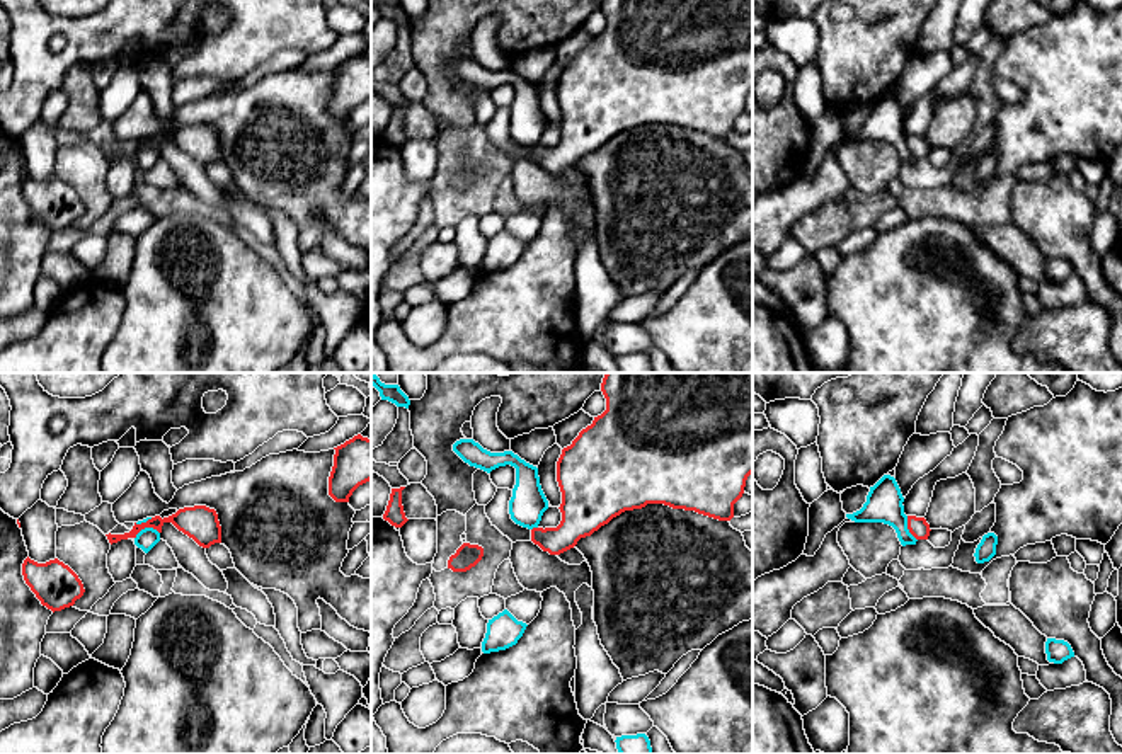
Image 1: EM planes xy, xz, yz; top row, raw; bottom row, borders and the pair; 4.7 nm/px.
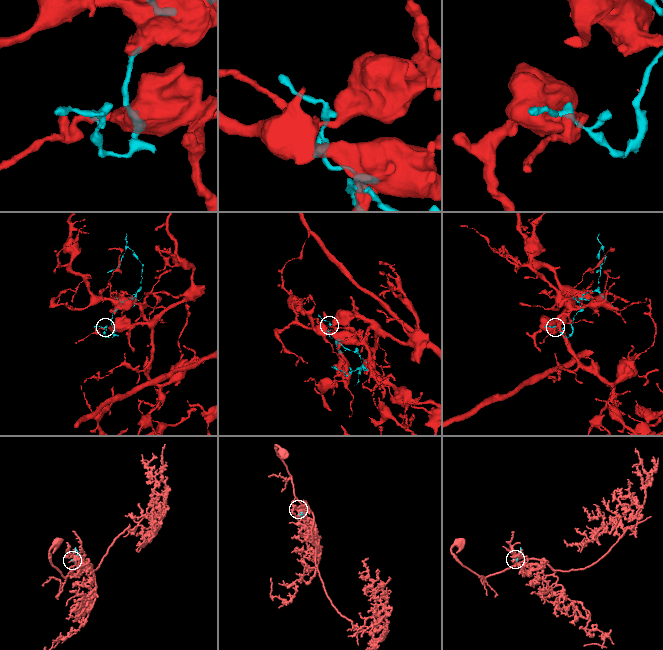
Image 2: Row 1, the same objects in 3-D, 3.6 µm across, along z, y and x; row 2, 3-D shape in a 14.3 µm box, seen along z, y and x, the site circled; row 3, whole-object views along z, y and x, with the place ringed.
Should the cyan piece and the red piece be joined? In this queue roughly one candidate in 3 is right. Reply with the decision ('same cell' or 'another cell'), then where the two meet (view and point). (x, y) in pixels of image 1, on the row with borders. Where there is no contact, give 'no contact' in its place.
another cell | xy (145, 528)

